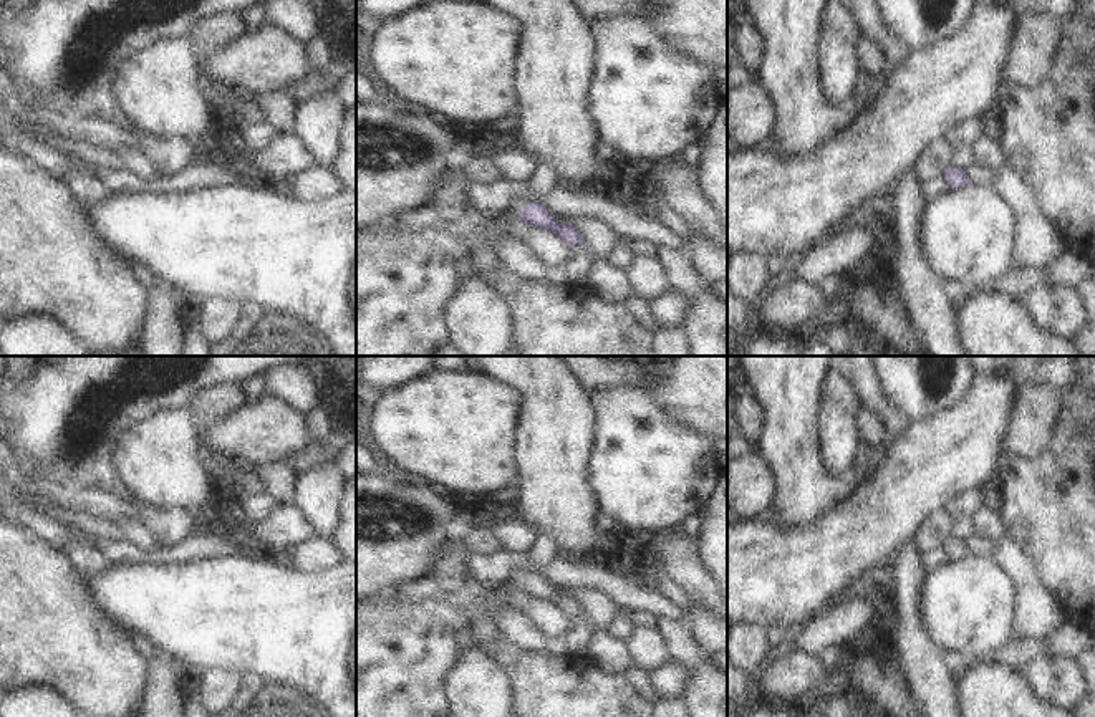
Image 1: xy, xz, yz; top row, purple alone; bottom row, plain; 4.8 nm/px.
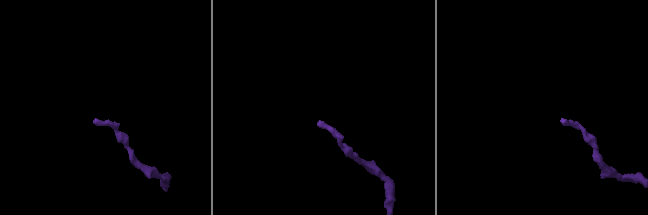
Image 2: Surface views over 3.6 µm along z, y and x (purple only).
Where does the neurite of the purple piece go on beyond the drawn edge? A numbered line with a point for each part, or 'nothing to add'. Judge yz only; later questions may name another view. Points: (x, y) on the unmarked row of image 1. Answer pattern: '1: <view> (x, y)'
nothing to add

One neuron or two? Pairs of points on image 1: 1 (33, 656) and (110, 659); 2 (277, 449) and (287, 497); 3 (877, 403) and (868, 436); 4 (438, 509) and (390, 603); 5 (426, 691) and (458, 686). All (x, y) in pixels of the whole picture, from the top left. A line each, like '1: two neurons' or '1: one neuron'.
1: one neuron
2: two neurons
3: two neurons
4: two neurons
5: two neurons

